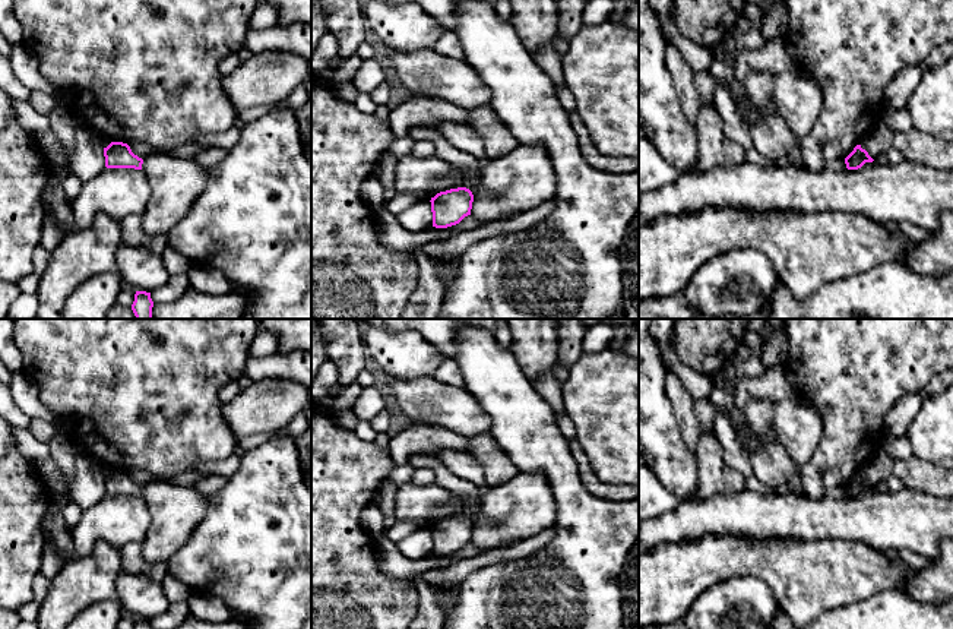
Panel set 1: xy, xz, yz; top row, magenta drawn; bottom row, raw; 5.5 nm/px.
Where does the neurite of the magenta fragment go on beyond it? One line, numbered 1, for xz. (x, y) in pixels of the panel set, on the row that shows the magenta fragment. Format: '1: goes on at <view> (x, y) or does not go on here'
1: does not go on here

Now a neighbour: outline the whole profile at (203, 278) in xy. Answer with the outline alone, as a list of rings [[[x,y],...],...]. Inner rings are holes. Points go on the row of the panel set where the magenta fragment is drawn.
[[[191,265],[187,275],[191,287],[200,293],[228,294],[240,291],[222,271],[210,266]]]

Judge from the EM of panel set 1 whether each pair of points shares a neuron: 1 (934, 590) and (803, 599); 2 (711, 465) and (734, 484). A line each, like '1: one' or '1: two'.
1: two
2: one

